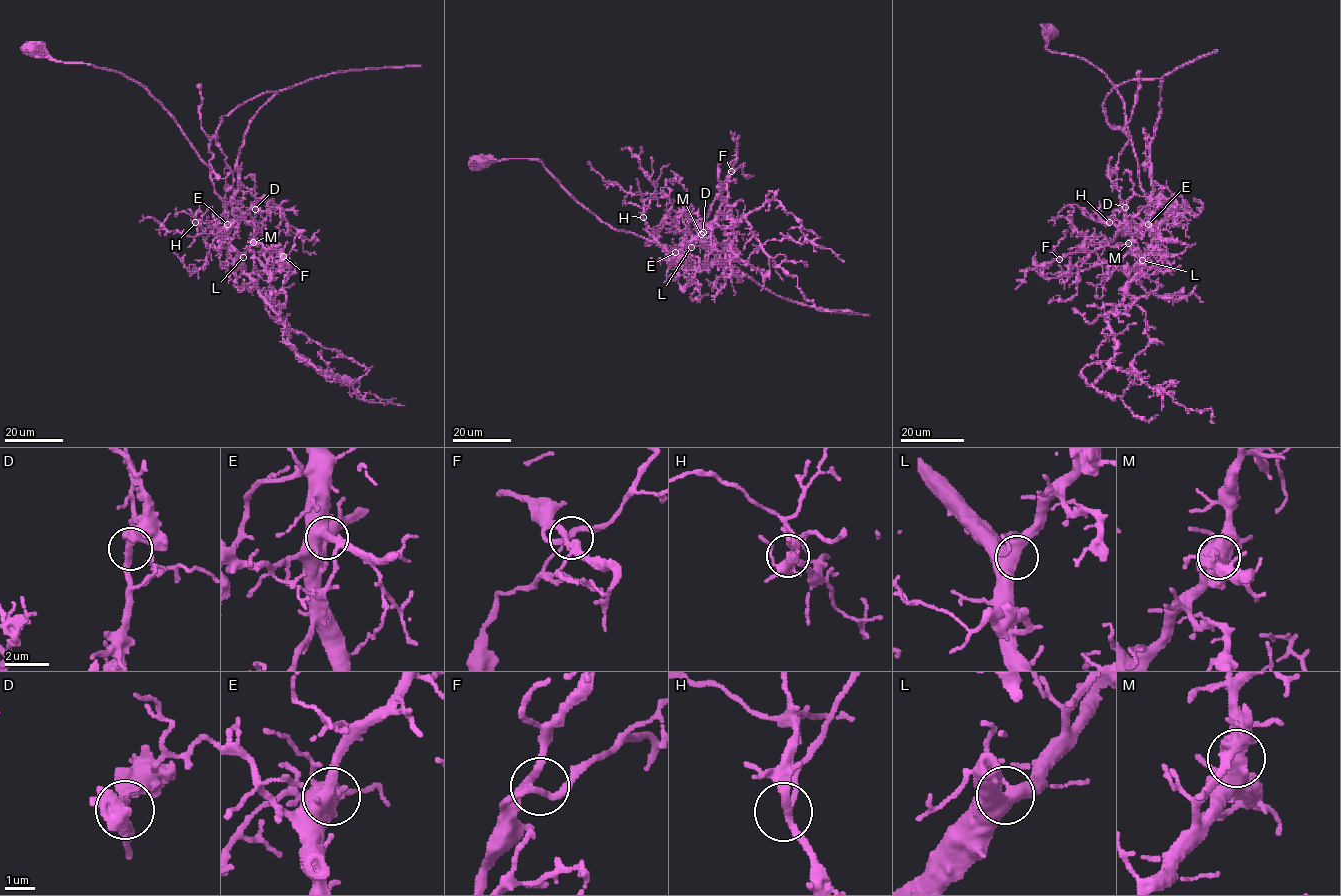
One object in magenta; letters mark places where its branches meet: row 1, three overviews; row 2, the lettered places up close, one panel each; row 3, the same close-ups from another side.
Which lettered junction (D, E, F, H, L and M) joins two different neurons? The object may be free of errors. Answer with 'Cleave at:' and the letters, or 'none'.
Cleave at: none

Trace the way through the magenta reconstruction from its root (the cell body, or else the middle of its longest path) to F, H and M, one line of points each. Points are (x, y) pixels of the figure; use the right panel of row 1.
F: (1050, 33), (1047, 49), (1085, 60), (1118, 91), (1156, 237), (1144, 258), (1131, 245), (1117, 245), (1059, 259)
H: (1050, 33), (1047, 49), (1093, 64), (1113, 84), (1124, 103), (1140, 186), (1148, 205), (1149, 226), (1109, 222)
M: (1050, 33), (1047, 49), (1093, 64), (1113, 84), (1124, 103), (1156, 246), (1144, 258), (1128, 243)

